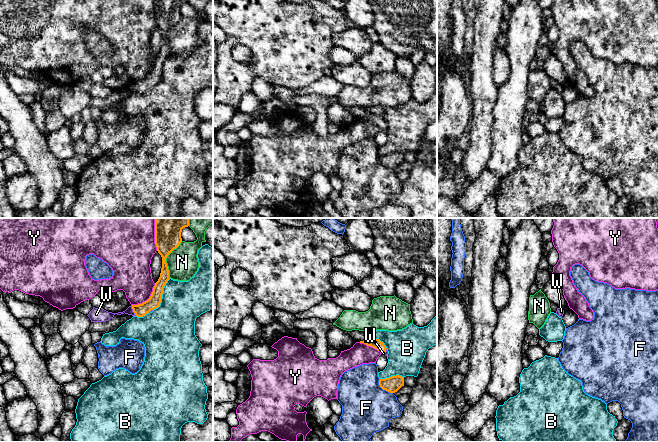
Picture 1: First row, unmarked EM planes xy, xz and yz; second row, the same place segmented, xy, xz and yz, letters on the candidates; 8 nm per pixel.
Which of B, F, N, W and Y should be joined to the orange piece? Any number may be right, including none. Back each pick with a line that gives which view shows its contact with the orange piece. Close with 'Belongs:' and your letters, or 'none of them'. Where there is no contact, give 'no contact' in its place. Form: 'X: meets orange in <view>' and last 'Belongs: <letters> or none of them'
W: meets orange in xy
Belongs: W

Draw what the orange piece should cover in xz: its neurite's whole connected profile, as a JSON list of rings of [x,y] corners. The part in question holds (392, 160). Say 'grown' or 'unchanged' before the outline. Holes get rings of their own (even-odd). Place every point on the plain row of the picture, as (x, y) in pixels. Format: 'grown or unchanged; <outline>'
unchanged; [[[396,151],[389,154],[380,155],[379,161],[383,166],[390,169],[397,168],[402,162],[404,162],[404,153]]]

